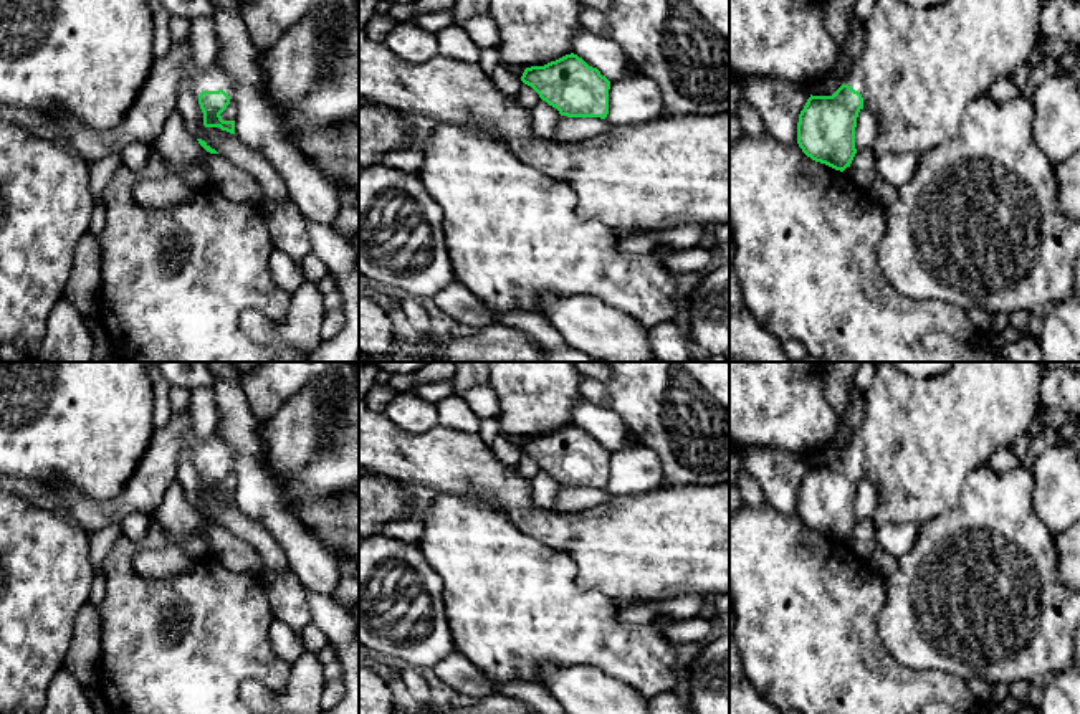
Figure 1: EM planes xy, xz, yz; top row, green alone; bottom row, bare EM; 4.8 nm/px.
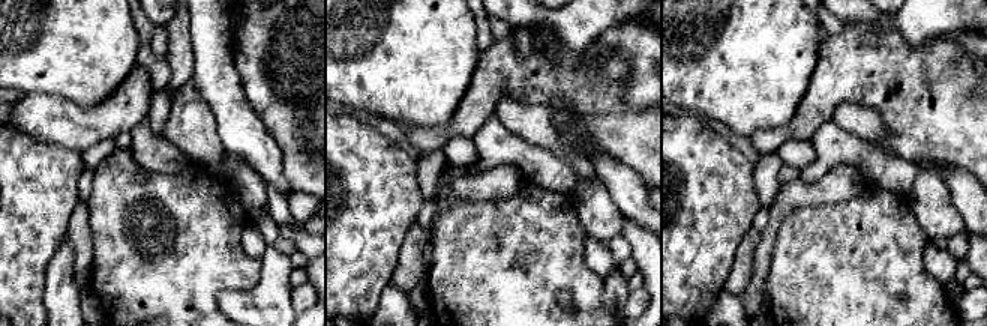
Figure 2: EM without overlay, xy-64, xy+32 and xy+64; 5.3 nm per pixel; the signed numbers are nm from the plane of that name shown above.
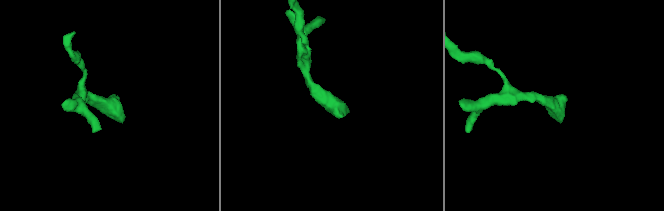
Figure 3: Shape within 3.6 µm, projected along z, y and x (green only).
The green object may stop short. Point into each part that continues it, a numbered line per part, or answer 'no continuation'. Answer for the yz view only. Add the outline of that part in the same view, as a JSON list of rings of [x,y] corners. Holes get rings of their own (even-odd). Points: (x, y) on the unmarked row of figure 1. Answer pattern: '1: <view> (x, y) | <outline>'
1: yz (920, 440) | [[[953,362],[941,375],[913,378],[888,364],[877,364],[873,383],[863,392],[865,420],[843,451],[862,464],[863,478],[877,489],[875,526],[921,526],[954,507],[966,478],[986,466],[997,448],[1012,448],[1035,420],[1044,372],[1042,362]]]

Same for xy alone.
1: xy (143, 493) | [[[189,412],[174,413],[170,421],[155,430],[152,440],[127,479],[124,489],[106,501],[93,499],[66,484],[40,484],[48,489],[86,532],[96,532],[111,524],[122,524],[132,512],[151,516],[162,502],[177,476],[177,455],[190,450],[198,469],[202,461],[223,459],[235,463],[237,453],[220,436],[218,430],[200,440],[190,425]]]

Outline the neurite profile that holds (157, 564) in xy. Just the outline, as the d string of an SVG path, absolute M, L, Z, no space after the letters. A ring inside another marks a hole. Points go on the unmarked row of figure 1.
M167 547L162 550L139 550L132 560L132 567L139 575L151 578L169 578L195 567L197 559L180 547Z

